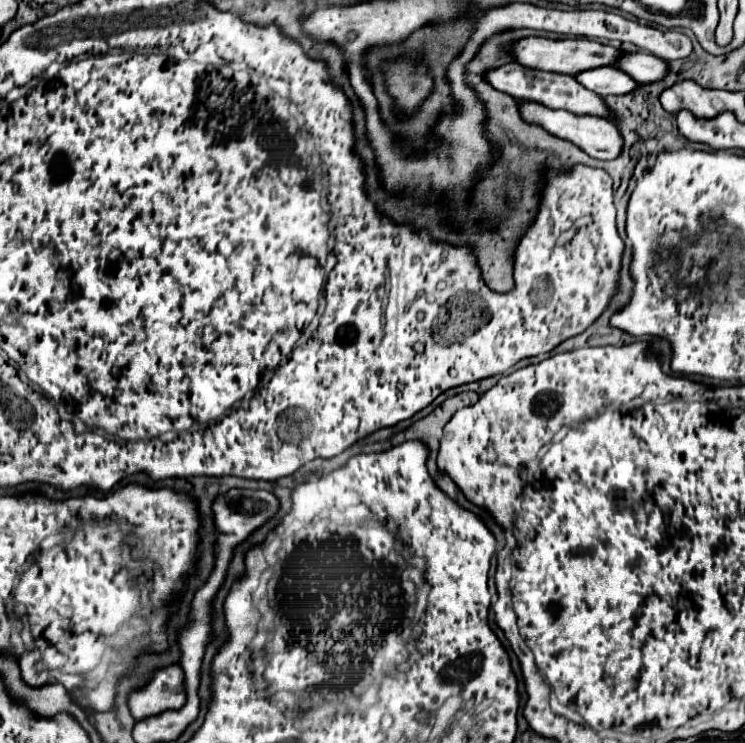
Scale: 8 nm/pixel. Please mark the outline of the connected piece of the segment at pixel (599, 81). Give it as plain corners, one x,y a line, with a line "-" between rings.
602,68
602,70
586,70
586,74
578,74
576,78
584,88
600,94
600,96
622,96
622,94
630,94
638,88
638,82
628,76
624,70
618,68

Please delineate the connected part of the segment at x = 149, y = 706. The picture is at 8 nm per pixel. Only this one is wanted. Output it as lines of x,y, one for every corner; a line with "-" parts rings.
168,666
156,672
154,680
130,694
130,712
140,722
168,710
180,710
186,704
184,672
180,666

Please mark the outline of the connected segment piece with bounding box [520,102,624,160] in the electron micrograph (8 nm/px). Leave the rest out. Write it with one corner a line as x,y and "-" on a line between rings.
520,102
520,108
522,108
524,120
544,126
550,134
554,134
558,138
570,140
572,144
582,148
592,158
612,160
612,158
618,158
618,154
622,152
624,140
622,140
622,134
618,132
618,128
612,122
602,122
602,118
586,118
586,116
566,114
566,110
550,110
546,106
538,106
536,102

